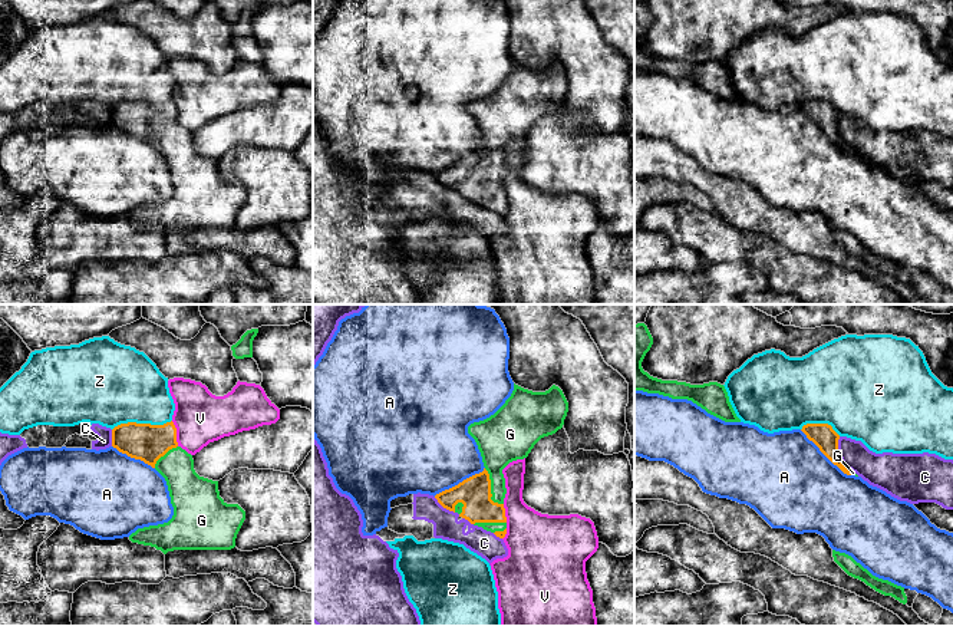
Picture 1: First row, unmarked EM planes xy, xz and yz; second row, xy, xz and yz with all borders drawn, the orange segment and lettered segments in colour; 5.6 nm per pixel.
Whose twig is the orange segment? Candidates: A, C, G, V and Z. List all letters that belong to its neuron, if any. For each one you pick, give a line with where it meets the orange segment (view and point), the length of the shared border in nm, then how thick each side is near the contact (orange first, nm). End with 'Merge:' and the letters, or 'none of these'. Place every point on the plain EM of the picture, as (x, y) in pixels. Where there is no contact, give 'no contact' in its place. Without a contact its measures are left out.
G: contact xz (490, 168); length 240 nm; calibres 180 and 220 nm
Merge: G

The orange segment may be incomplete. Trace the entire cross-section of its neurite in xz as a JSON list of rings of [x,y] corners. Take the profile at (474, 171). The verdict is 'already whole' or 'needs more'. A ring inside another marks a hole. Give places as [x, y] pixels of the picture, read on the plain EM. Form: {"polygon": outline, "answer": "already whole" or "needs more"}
{"polygon": [[[514,62],[511,75],[494,93],[468,105],[481,131],[484,149],[436,172],[438,181],[504,217],[507,167],[502,148],[512,139],[527,136],[541,116],[561,108],[567,90],[568,80],[558,65],[532,70]]], "answer": "needs more"}

